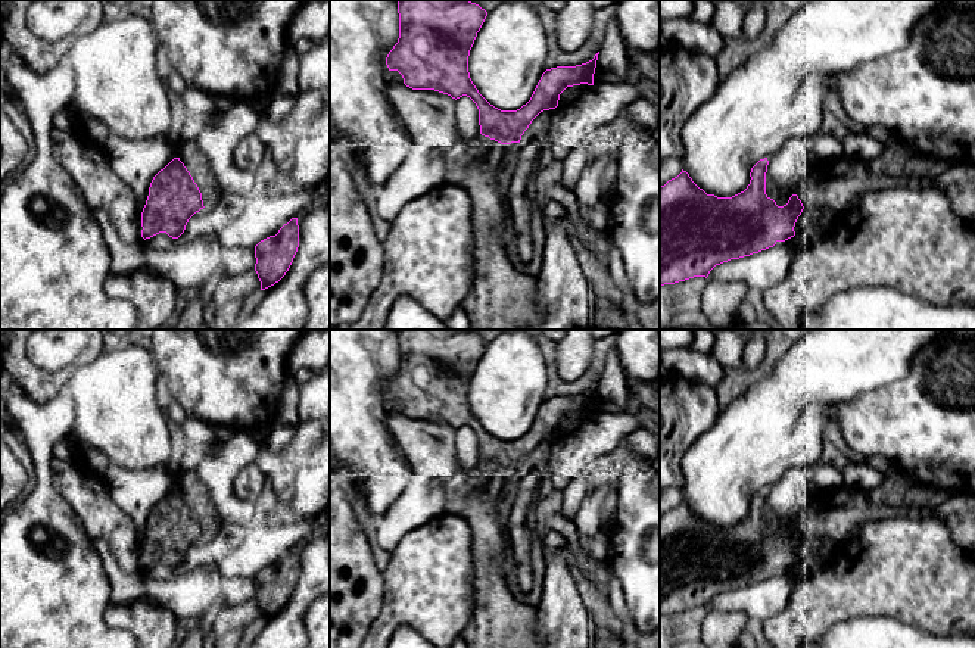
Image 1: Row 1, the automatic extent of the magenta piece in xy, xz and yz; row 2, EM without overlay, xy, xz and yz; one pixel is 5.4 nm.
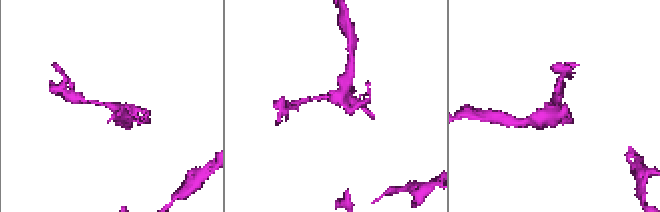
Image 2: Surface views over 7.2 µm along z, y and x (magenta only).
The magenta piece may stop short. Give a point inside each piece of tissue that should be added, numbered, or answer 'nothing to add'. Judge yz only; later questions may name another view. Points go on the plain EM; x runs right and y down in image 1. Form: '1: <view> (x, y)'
1: yz (838, 514)

